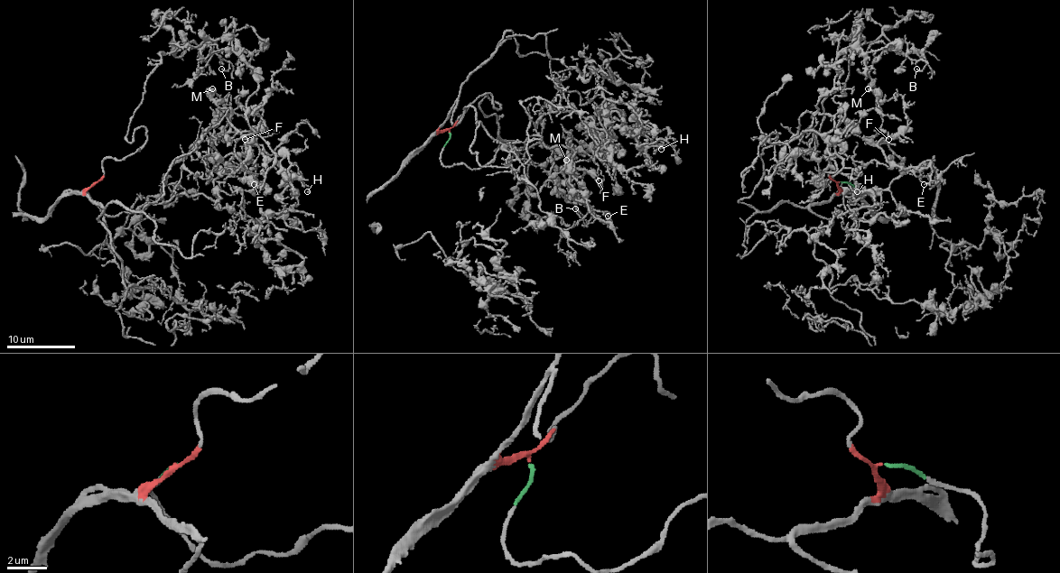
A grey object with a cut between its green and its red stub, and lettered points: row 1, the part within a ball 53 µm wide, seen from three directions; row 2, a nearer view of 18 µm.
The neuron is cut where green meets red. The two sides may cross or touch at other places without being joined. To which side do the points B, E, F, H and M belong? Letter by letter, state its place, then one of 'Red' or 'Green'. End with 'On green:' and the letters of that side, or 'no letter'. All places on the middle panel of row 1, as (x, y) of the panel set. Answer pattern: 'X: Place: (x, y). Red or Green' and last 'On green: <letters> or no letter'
B: Place: (575, 208). Red
E: Place: (608, 216). Green
F: Place: (599, 180). Green
H: Place: (661, 149). Red
M: Place: (566, 160). Green
On green: E, F, M

